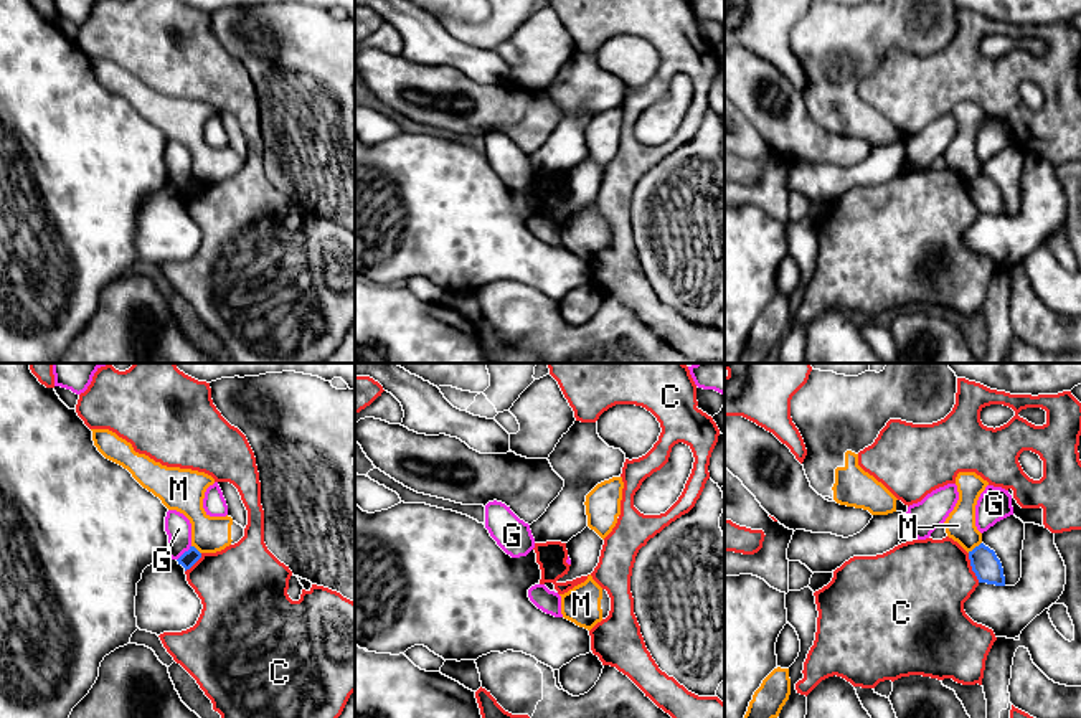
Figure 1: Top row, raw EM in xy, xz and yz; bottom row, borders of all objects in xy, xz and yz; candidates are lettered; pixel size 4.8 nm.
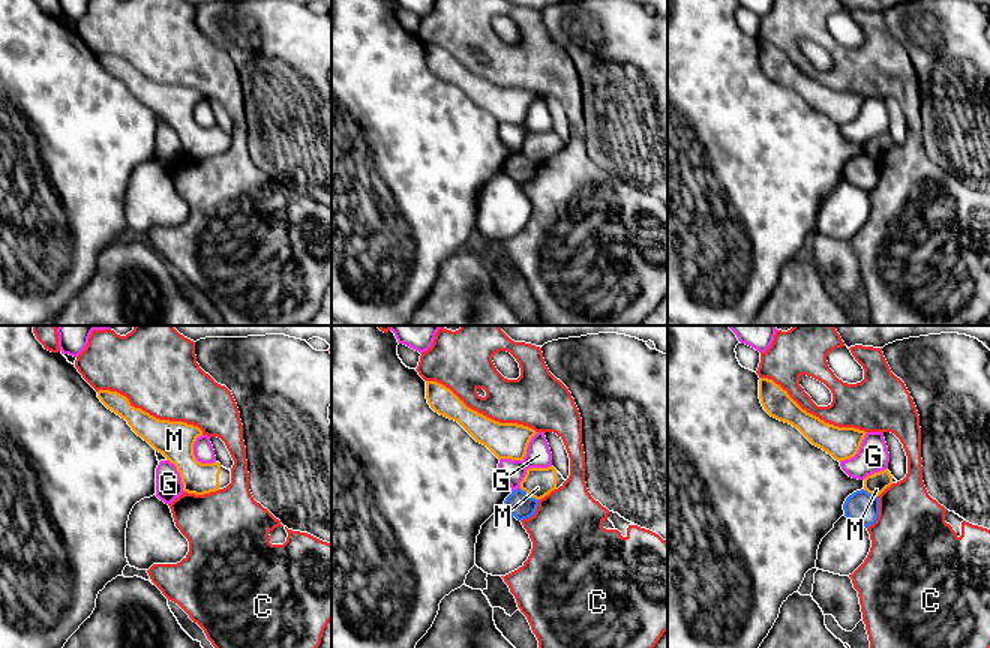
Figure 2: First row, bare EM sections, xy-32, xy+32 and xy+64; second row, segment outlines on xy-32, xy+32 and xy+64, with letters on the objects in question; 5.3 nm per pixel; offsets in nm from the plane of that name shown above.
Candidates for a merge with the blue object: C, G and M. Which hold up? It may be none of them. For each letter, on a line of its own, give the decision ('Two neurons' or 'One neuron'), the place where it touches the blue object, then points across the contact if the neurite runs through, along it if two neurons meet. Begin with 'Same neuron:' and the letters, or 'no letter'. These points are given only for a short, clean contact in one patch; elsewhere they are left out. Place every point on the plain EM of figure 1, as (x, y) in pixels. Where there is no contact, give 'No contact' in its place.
Same neuron: no letter
C: Two neurons. Touches blue at yz (972, 198)
G: Two neurons. Touches blue at xy (184, 184)
M: Two neurons. Touches blue at yz (976, 177). Boundary: yz (981, 172), (967, 182)

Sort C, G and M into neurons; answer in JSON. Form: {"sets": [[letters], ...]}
{"sets": [["C"], ["G"], ["M"]]}

